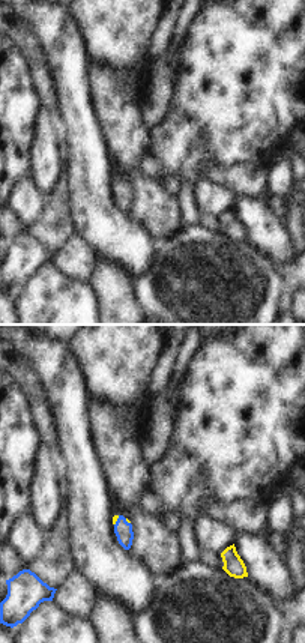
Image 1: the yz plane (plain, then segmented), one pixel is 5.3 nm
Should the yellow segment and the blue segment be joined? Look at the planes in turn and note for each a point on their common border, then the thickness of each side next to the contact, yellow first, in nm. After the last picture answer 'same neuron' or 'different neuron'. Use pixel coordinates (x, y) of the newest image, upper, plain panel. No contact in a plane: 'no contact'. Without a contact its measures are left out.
contact (116, 184); calibres 30 and 100 nm

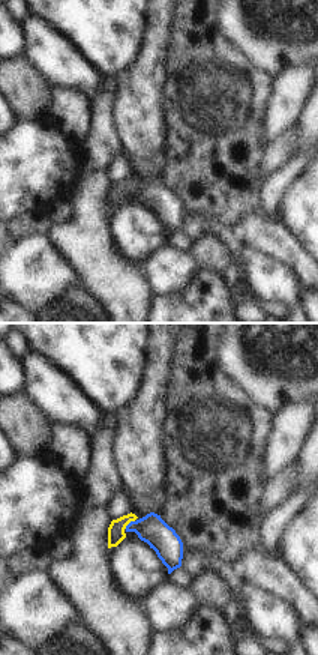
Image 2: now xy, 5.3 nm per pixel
contact (129, 185); calibres 100 and 160 nm

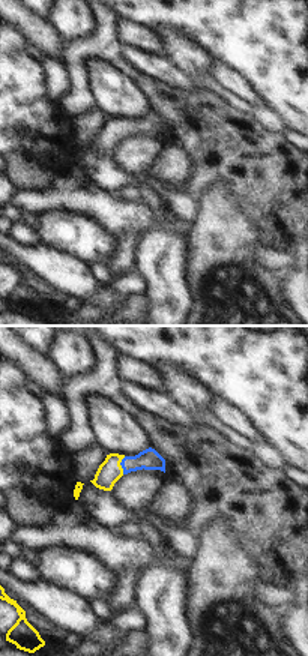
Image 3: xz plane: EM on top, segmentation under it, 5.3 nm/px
contact (120, 129); calibres 120 and 110 nm

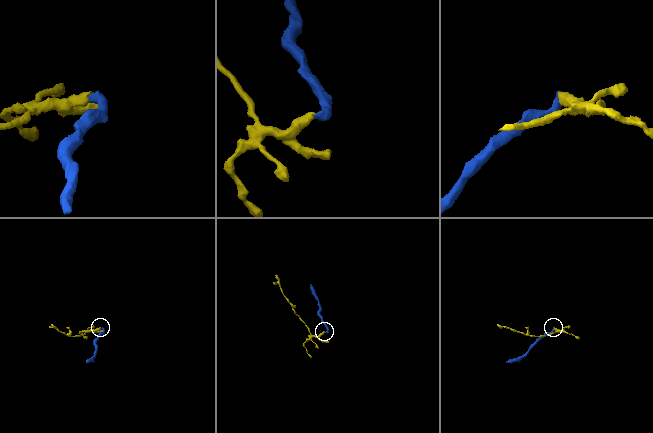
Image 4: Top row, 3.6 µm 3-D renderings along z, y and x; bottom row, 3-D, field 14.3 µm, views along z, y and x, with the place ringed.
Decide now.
same neuron

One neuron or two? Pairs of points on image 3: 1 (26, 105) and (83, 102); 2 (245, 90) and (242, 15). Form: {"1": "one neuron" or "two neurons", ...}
{"1": "two neurons", "2": "two neurons"}

